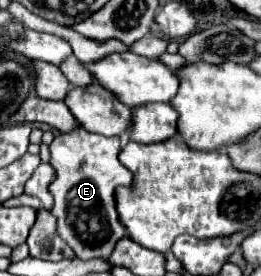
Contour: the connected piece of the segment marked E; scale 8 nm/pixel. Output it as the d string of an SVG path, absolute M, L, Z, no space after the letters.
M73 128L71 132L59 134L49 146L49 164L55 168L57 176L49 186L49 192L55 198L51 212L57 218L59 236L83 260L93 256L107 258L117 240L125 236L125 228L121 228L115 210L115 188L131 186L133 174L117 160L119 148L119 136L107 138L101 134L91 134L83 128Z

